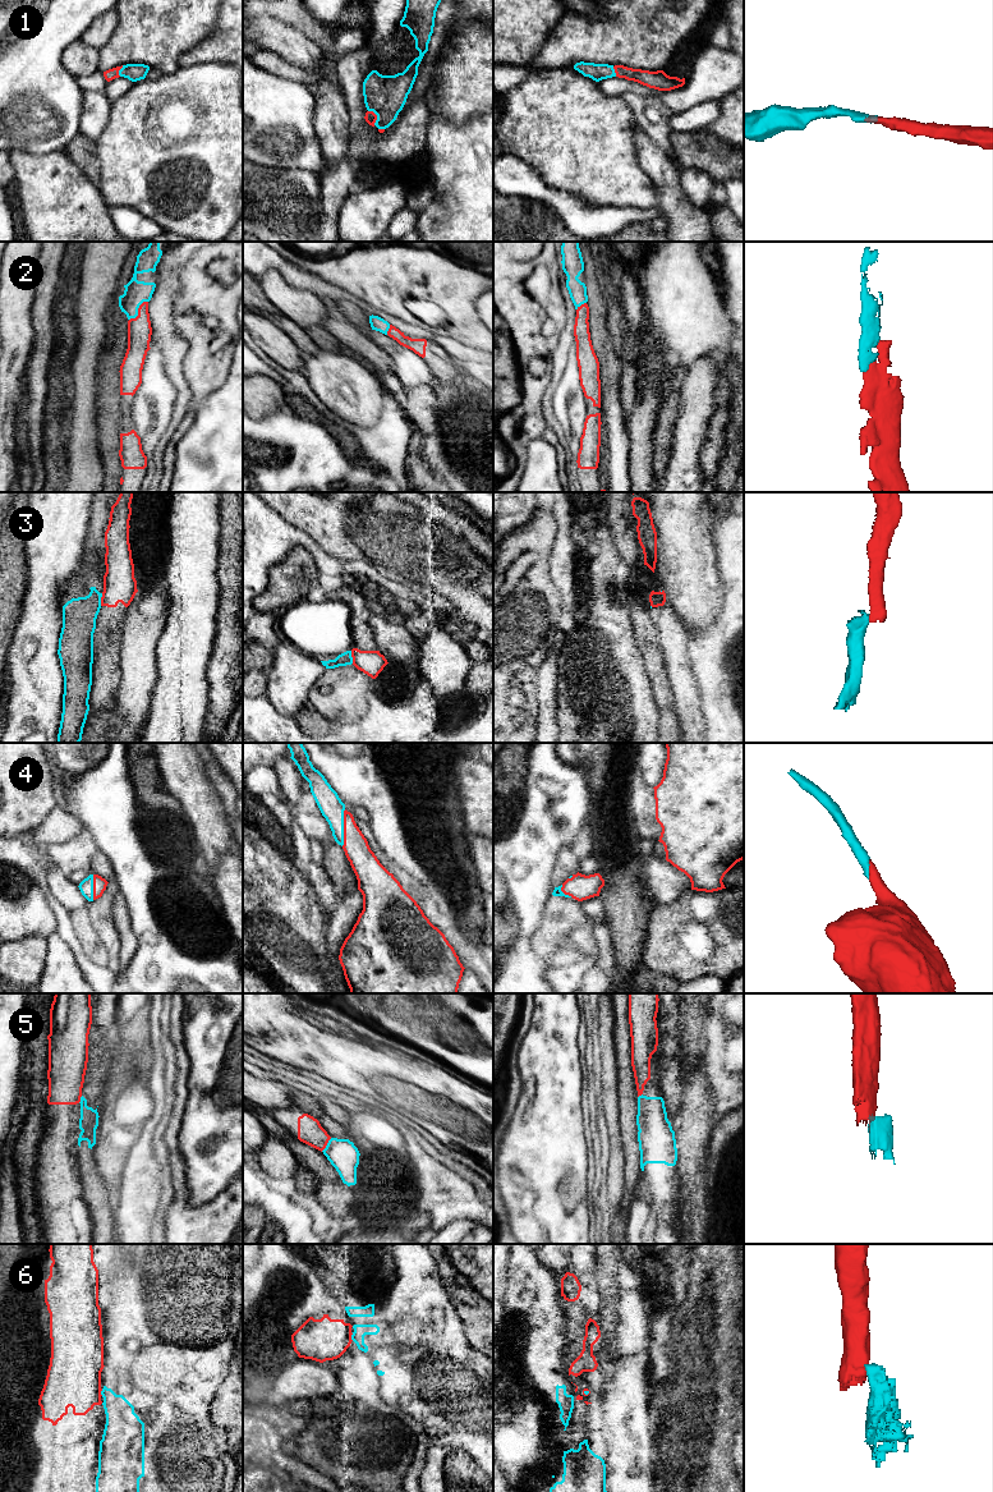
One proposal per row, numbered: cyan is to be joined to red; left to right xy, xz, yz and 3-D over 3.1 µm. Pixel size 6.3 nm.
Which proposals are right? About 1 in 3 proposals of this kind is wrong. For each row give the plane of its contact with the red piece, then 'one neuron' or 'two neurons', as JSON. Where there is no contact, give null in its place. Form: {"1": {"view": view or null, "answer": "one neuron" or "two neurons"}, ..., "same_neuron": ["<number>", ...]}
{"1": {"view": "xz", "answer": "one neuron"}, "2": {"view": "xy", "answer": "one neuron"}, "3": {"view": "xy", "answer": "two neurons"}, "4": {"view": "xz", "answer": "one neuron"}, "5": {"view": "xz", "answer": "two neurons"}, "6": {"view": "xy", "answer": "two neurons"}, "same_neuron": ["1", "2", "4"]}

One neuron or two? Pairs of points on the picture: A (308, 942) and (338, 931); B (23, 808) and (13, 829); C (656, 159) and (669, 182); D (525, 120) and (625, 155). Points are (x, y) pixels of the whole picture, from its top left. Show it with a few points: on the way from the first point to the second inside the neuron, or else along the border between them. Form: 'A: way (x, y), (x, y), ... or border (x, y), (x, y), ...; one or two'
A: border (331, 912), (327, 927), (327, 955), (334, 964); two
B: way (18, 813), (13, 818), (13, 823); one
C: way (656, 164), (666, 177); one
D: way (550, 122), (559, 122), (593, 155), (601, 155); one

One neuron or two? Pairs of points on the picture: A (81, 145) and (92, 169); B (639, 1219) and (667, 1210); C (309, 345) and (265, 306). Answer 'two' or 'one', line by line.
A: one
B: two
C: one

